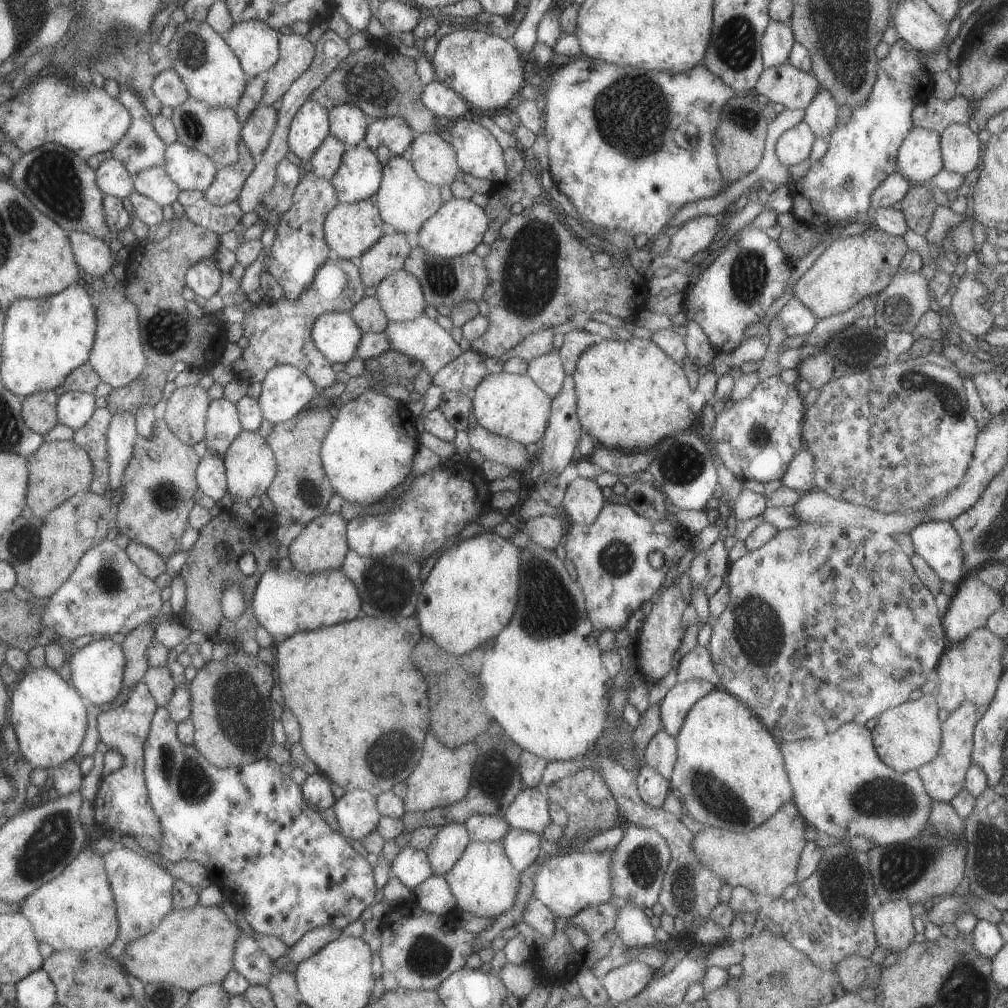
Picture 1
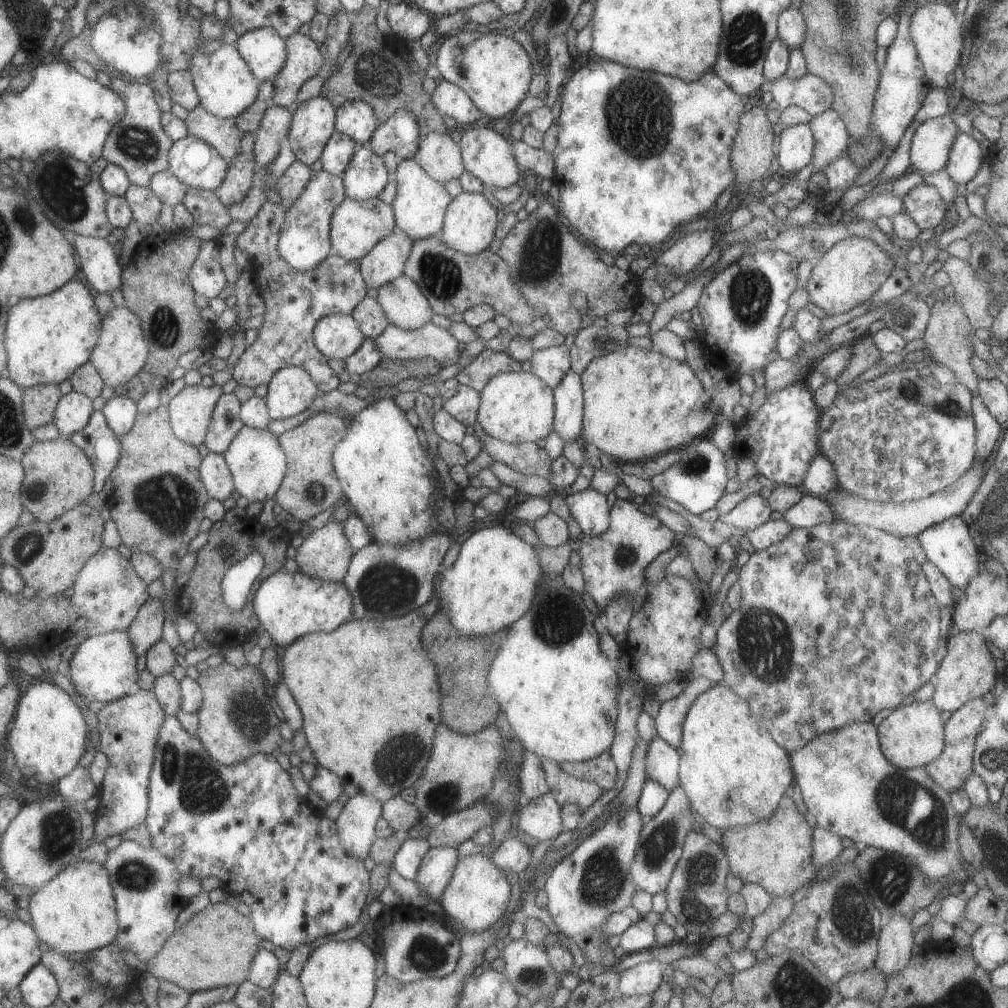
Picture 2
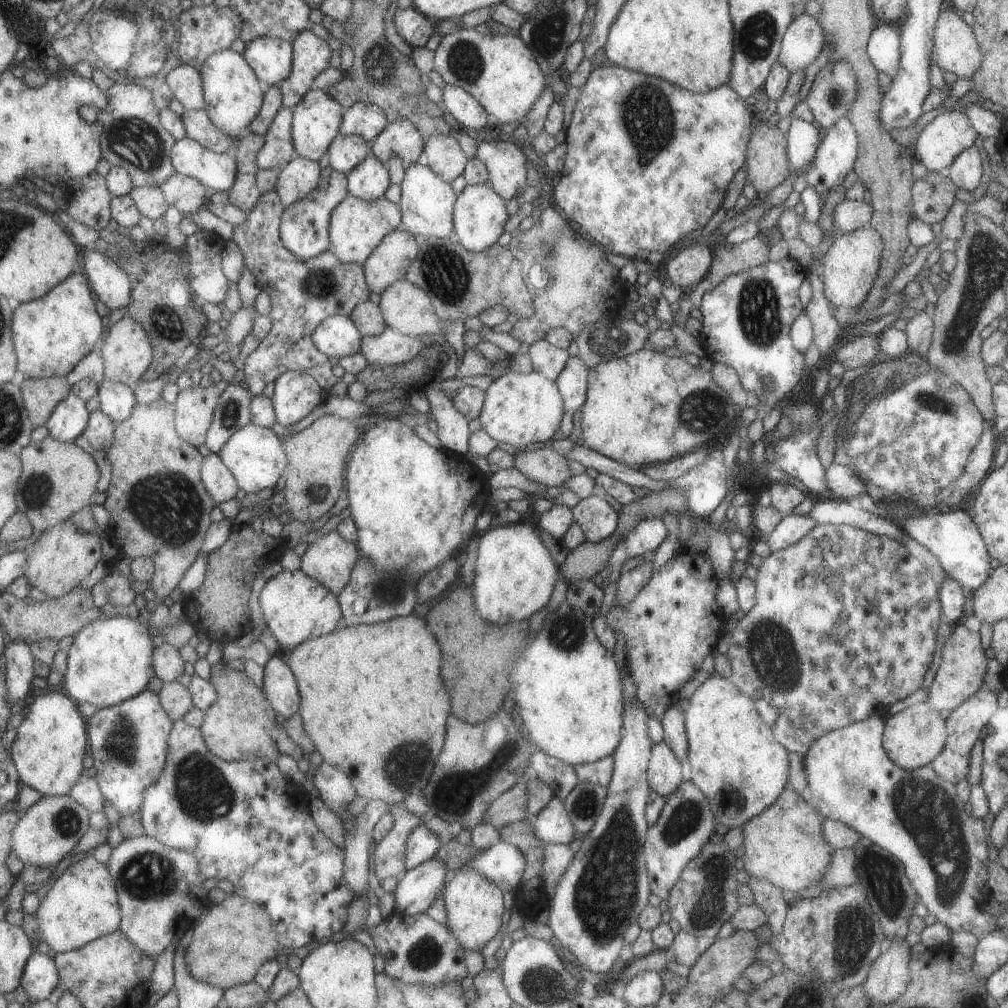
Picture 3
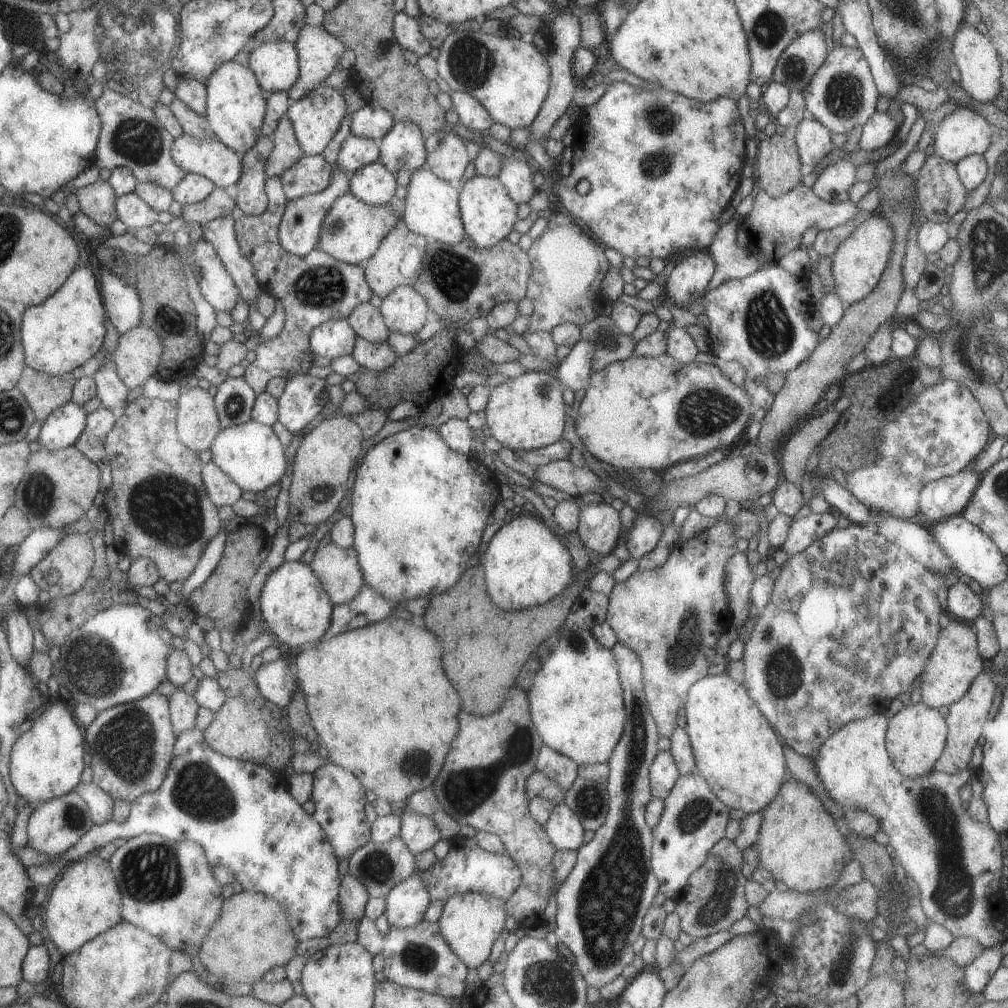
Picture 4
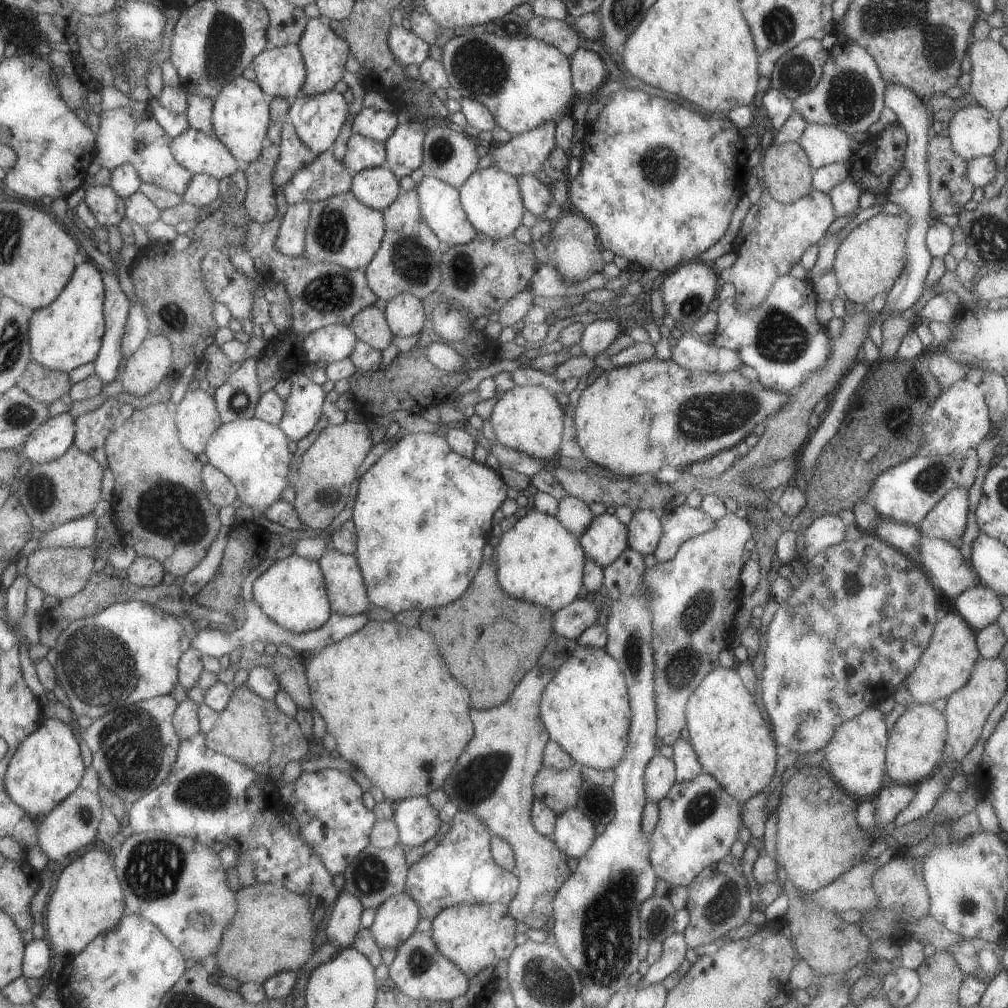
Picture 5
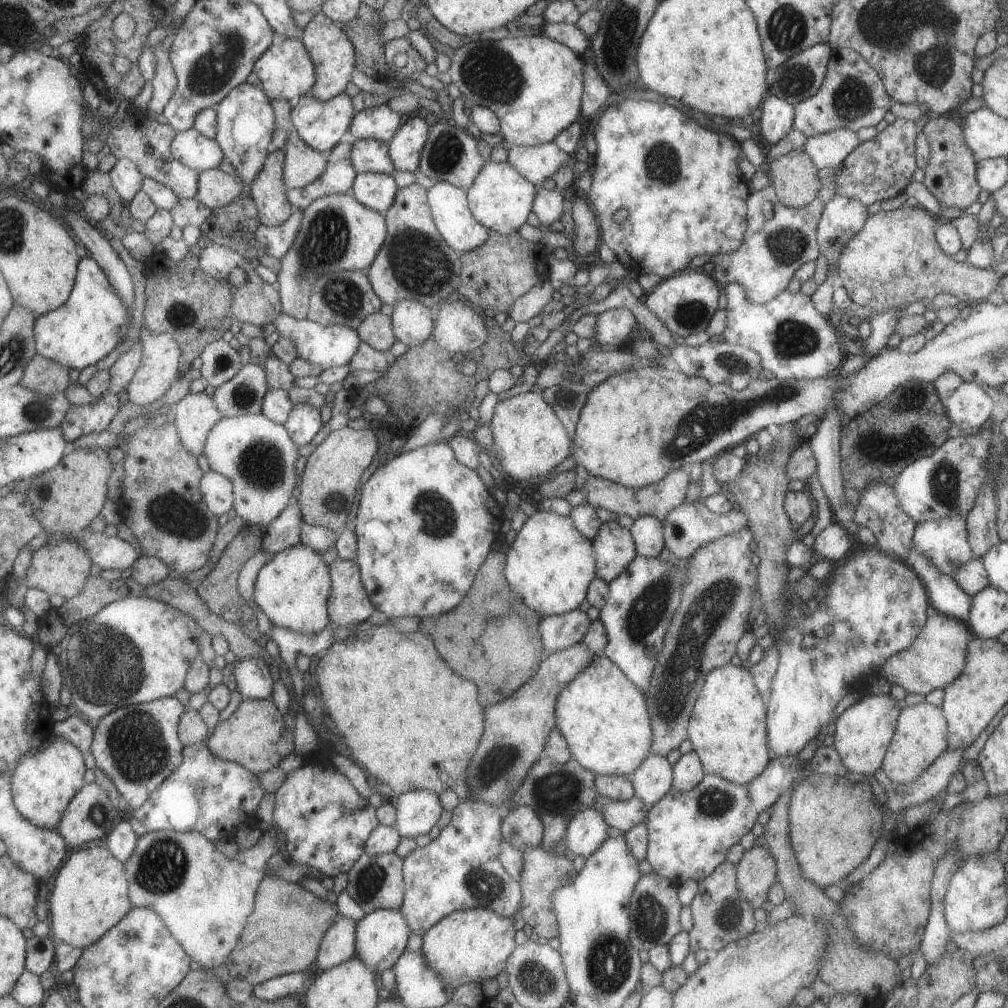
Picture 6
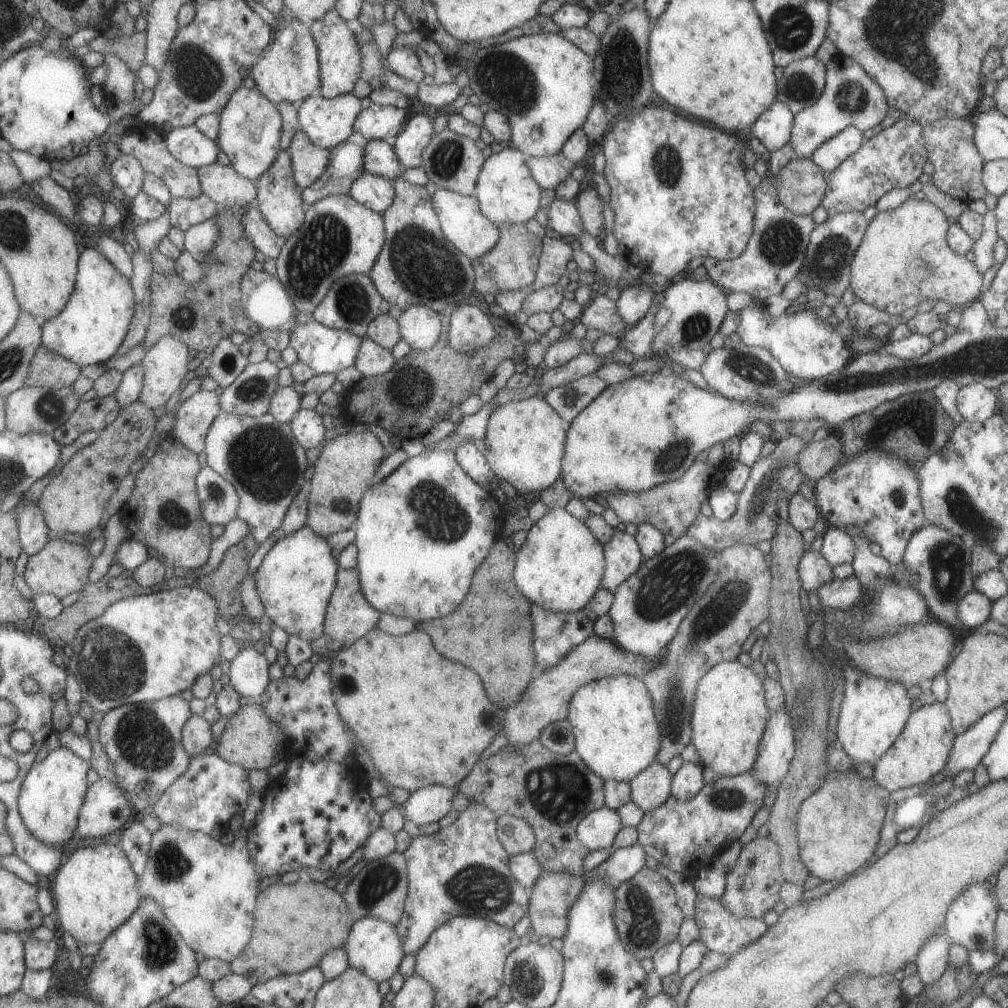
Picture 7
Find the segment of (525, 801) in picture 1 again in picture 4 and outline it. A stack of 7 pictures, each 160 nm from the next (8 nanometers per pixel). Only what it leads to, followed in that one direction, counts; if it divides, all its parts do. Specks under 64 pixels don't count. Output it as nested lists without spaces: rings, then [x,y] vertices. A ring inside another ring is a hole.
[[[564,802],[553,805],[543,828],[556,849],[576,851],[583,844],[581,821]]]

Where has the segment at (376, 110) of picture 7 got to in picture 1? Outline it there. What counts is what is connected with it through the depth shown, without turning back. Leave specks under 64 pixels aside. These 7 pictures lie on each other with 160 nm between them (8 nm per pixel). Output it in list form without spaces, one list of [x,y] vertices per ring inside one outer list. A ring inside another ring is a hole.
[[[345,103],[328,110],[329,132],[344,144],[361,145],[370,118],[353,104]]]

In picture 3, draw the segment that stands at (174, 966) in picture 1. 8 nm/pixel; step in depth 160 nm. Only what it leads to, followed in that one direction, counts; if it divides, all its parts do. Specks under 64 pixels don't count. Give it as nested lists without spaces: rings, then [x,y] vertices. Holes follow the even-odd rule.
[[[228,895],[218,905],[212,905],[209,914],[196,922],[195,935],[188,946],[188,965],[191,974],[200,981],[220,986],[222,989],[230,989],[243,983],[256,980],[260,968],[267,962],[277,958],[282,948],[280,938],[274,929],[272,916],[261,904],[251,902],[241,895]]]

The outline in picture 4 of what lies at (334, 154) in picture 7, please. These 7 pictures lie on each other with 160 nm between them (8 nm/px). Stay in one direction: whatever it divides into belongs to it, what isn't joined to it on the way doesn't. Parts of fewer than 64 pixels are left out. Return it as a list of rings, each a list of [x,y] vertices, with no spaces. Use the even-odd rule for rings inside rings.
[[[321,153],[304,155],[283,173],[282,181],[285,196],[295,201],[296,198],[327,189],[333,182],[333,165],[327,163]]]

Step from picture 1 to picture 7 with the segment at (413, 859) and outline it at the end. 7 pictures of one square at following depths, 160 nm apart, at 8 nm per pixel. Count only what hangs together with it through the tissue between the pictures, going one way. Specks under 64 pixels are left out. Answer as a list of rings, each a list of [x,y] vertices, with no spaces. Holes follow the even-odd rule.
[[[429,785],[410,793],[400,806],[405,818],[419,827],[421,824],[437,822],[452,808],[454,790],[443,785]]]

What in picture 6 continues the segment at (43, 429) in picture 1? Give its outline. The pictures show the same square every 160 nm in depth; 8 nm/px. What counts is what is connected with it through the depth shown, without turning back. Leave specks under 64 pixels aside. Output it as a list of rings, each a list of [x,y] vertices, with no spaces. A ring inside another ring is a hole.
[[[37,355],[28,364],[21,384],[46,395],[63,392],[72,384],[71,369],[56,360]]]

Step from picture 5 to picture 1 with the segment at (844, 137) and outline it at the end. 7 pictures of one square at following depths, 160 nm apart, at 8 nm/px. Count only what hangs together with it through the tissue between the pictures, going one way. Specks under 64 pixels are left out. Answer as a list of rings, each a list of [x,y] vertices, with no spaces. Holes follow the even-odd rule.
[[[801,121],[779,136],[774,144],[776,157],[786,167],[807,160],[815,137],[805,121]]]

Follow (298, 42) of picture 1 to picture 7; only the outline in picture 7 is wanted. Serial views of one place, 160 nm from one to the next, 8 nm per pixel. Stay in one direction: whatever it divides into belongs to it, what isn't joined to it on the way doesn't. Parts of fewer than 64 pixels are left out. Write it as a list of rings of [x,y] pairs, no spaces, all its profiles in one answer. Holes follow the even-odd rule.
[[[331,10],[325,13],[319,21],[311,22],[309,28],[314,36],[319,54],[320,88],[317,90],[317,94],[325,99],[332,99],[345,94],[345,92],[351,93],[355,81],[360,78],[361,55],[358,42],[347,27],[345,20]]]

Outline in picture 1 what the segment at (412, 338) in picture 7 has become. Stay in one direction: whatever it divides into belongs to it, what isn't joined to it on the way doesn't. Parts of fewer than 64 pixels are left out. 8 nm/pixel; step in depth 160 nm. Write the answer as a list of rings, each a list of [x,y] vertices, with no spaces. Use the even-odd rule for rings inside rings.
[[[403,269],[391,273],[375,287],[374,296],[380,302],[383,314],[389,321],[395,321],[396,323],[413,320],[423,313],[423,308],[427,305],[416,278]]]

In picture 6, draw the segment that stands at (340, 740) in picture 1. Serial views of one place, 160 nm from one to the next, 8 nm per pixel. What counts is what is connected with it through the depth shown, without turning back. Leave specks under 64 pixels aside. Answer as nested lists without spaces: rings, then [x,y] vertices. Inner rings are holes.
[[[377,625],[372,626],[357,637],[347,637],[341,641],[331,643],[326,650],[318,655],[318,662],[313,676],[316,678],[318,687],[320,688],[320,695],[324,700],[326,706],[328,723],[331,730],[337,730],[348,746],[351,759],[359,765],[364,771],[372,774],[379,783],[387,784],[394,792],[395,796],[405,791],[412,791],[413,789],[425,789],[432,793],[440,795],[449,786],[460,780],[464,776],[465,769],[480,743],[484,731],[484,714],[483,708],[477,704],[477,688],[473,682],[461,678],[459,674],[455,674],[435,652],[431,637],[421,632],[419,629],[413,632],[405,632],[395,630],[390,626]]]

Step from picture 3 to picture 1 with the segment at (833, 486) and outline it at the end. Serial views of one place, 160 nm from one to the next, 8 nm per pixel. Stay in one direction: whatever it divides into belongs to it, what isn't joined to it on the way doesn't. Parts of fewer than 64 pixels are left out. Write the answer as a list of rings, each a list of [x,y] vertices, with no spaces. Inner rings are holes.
[[[805,448],[798,450],[790,460],[785,474],[780,478],[781,484],[802,493],[814,490],[813,466],[811,453]]]

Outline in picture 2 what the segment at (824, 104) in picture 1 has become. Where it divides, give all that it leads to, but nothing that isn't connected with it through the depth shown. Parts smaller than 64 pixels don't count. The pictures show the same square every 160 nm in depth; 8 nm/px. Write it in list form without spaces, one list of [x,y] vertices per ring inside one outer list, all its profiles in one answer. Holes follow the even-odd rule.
[[[832,108],[812,117],[808,125],[814,140],[811,166],[813,172],[821,172],[828,164],[846,154],[849,133]]]

